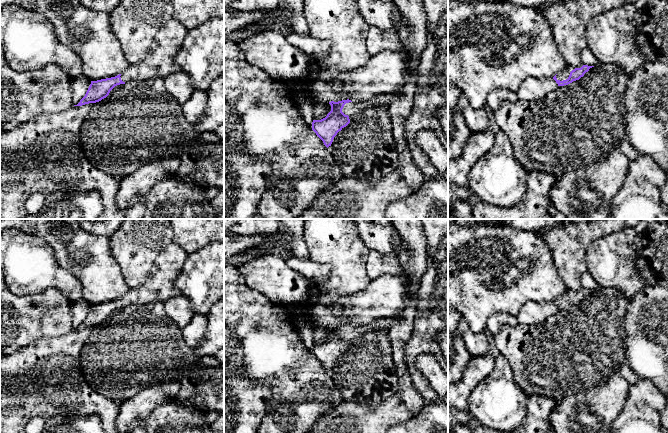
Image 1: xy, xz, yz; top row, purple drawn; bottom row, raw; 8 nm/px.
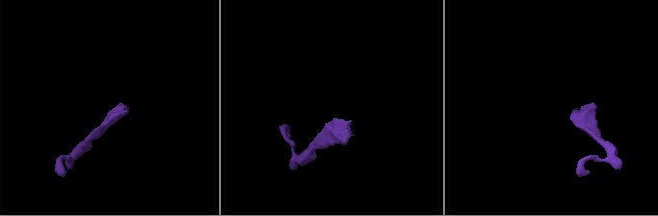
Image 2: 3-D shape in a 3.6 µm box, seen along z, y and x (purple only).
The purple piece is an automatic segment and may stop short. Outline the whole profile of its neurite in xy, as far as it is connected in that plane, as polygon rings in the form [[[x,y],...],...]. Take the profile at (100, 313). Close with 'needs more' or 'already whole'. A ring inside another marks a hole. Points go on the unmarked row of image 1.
[[[172,242],[159,253],[142,286],[130,289],[115,301],[91,305],[85,320],[74,330],[99,326],[106,322],[115,310],[131,304],[164,304],[169,299],[179,296],[175,280],[188,255],[180,245]]] | needs more

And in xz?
[[[391,316],[375,319],[368,324],[351,325],[347,323],[338,326],[331,325],[329,326],[331,335],[321,344],[313,344],[312,354],[328,372],[337,357],[350,347],[350,341],[373,330],[385,329],[388,331],[395,323],[397,323],[397,319]]] | needs more

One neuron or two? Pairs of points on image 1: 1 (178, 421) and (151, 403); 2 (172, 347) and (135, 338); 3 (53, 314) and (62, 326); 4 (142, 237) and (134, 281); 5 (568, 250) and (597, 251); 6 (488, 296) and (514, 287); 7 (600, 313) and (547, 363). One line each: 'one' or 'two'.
1: two
2: one
3: one
4: one
5: two
6: one
7: one

